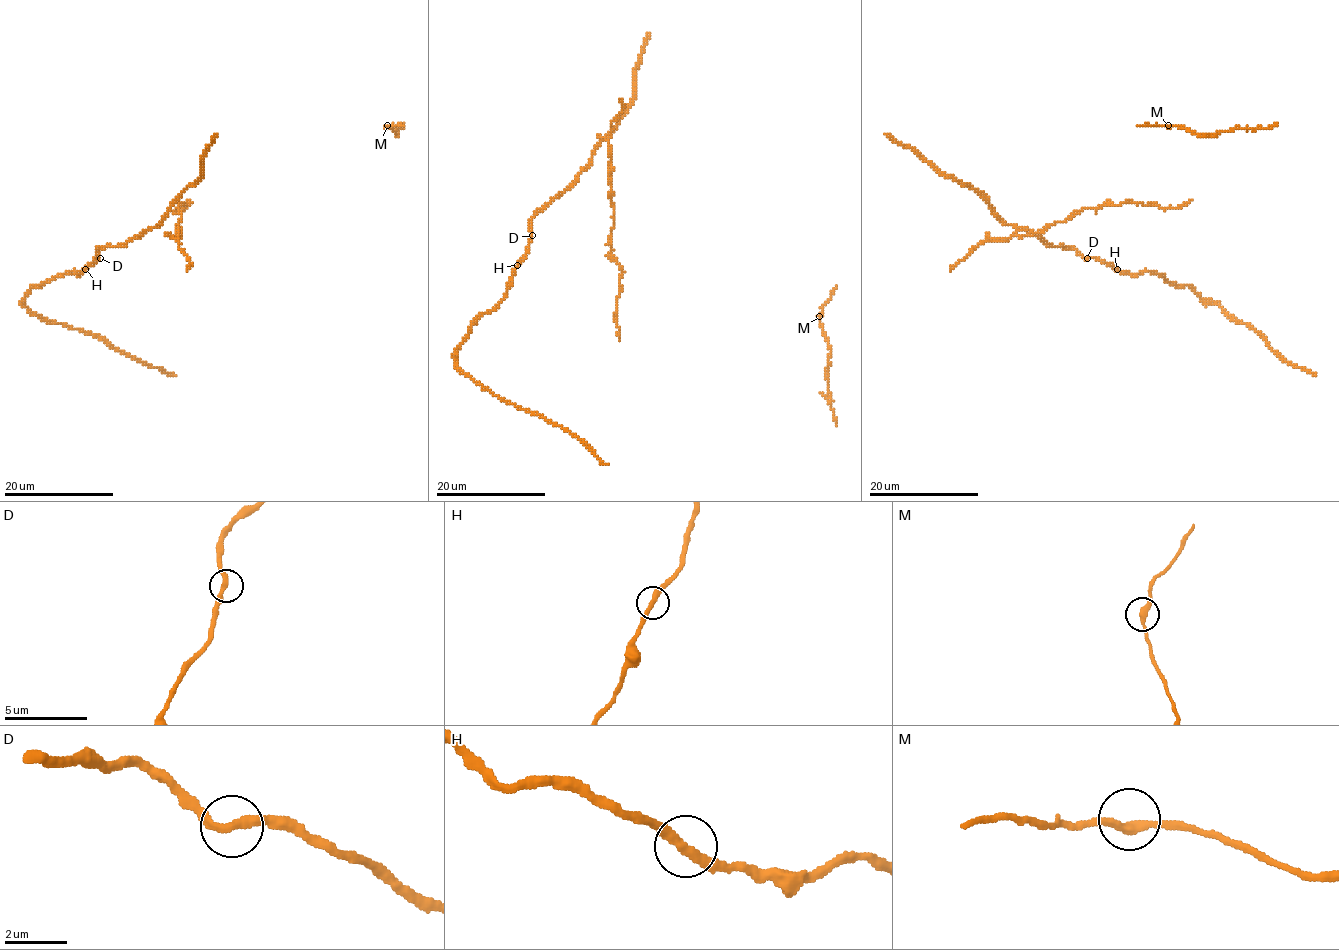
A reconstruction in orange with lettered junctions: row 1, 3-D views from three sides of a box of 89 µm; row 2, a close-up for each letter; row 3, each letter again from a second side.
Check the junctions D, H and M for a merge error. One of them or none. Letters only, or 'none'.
H

